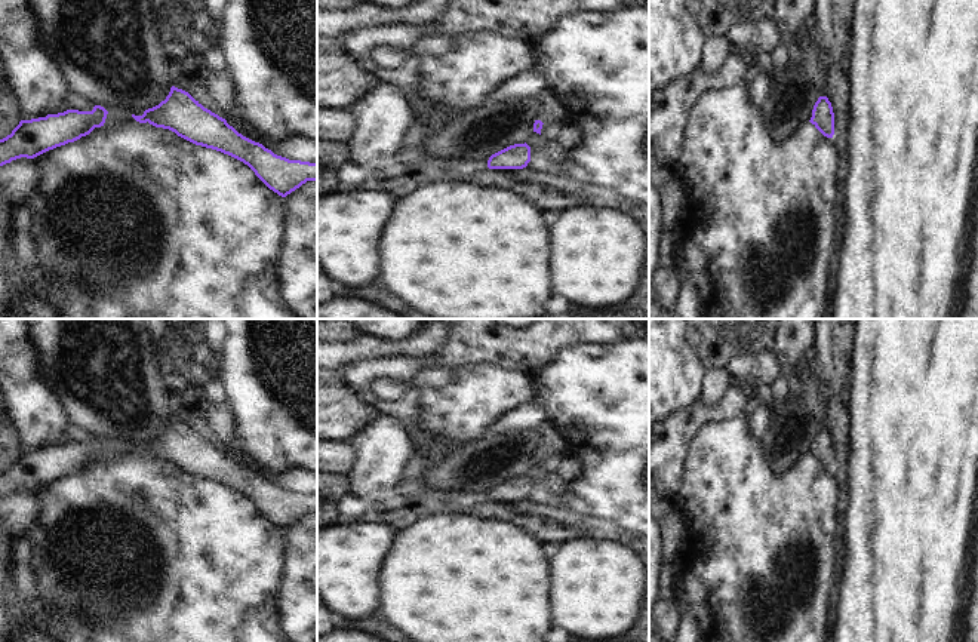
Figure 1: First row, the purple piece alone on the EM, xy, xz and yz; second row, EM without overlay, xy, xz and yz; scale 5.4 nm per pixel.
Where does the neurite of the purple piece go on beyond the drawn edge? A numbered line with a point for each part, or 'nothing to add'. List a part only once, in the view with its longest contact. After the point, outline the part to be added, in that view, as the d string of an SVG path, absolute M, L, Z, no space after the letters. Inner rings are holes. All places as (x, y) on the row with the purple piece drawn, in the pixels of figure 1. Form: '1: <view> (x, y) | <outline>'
nothing to add

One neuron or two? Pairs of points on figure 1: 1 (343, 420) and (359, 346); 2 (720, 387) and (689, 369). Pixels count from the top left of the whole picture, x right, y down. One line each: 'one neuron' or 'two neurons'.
1: two neurons
2: two neurons

